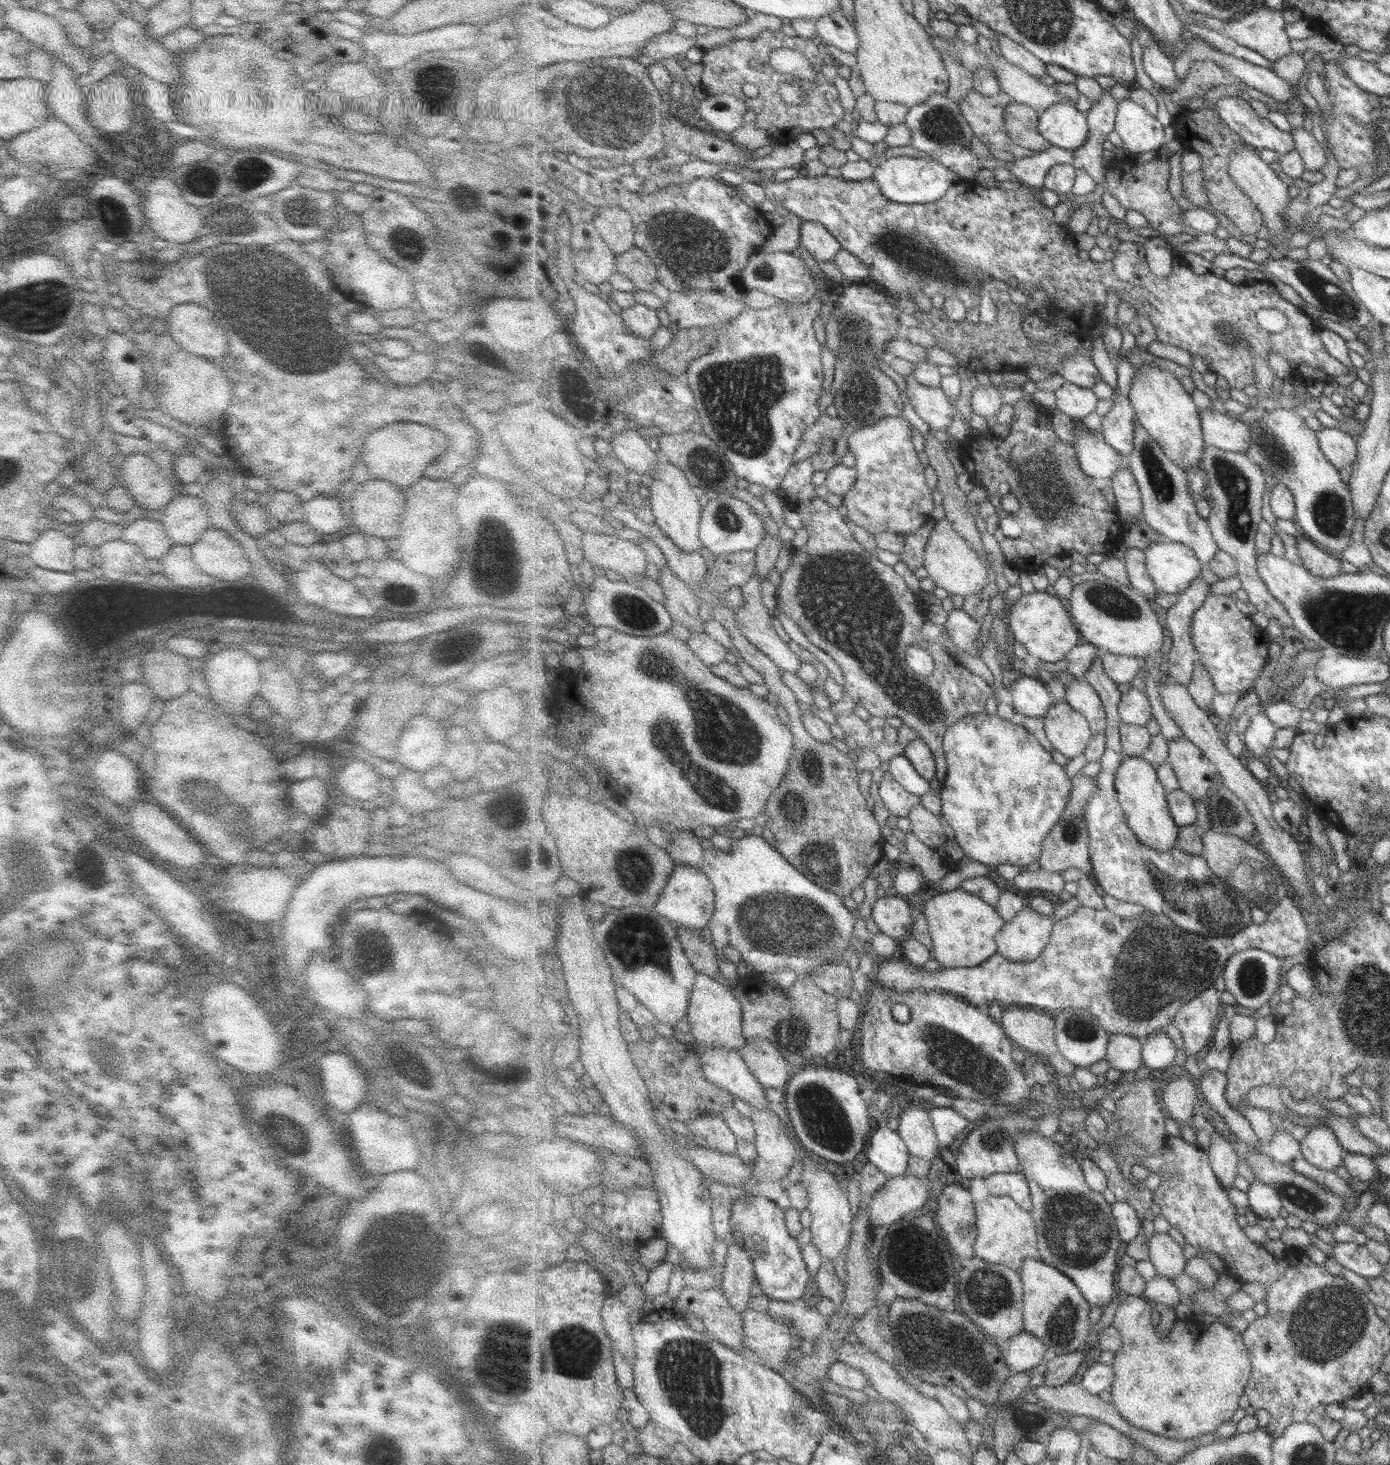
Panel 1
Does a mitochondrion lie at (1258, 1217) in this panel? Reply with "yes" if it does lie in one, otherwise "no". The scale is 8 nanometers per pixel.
no

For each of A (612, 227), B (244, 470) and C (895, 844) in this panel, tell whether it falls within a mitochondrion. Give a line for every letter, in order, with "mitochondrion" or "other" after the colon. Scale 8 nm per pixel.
A: other
B: other
C: other

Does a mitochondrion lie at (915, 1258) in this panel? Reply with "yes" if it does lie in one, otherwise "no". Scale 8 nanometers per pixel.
yes

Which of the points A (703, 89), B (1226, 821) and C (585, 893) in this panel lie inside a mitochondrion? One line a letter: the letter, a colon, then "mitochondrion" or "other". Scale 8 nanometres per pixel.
A: other
B: mitochondrion
C: other

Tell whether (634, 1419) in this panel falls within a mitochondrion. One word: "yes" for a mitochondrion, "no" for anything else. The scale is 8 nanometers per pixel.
no

